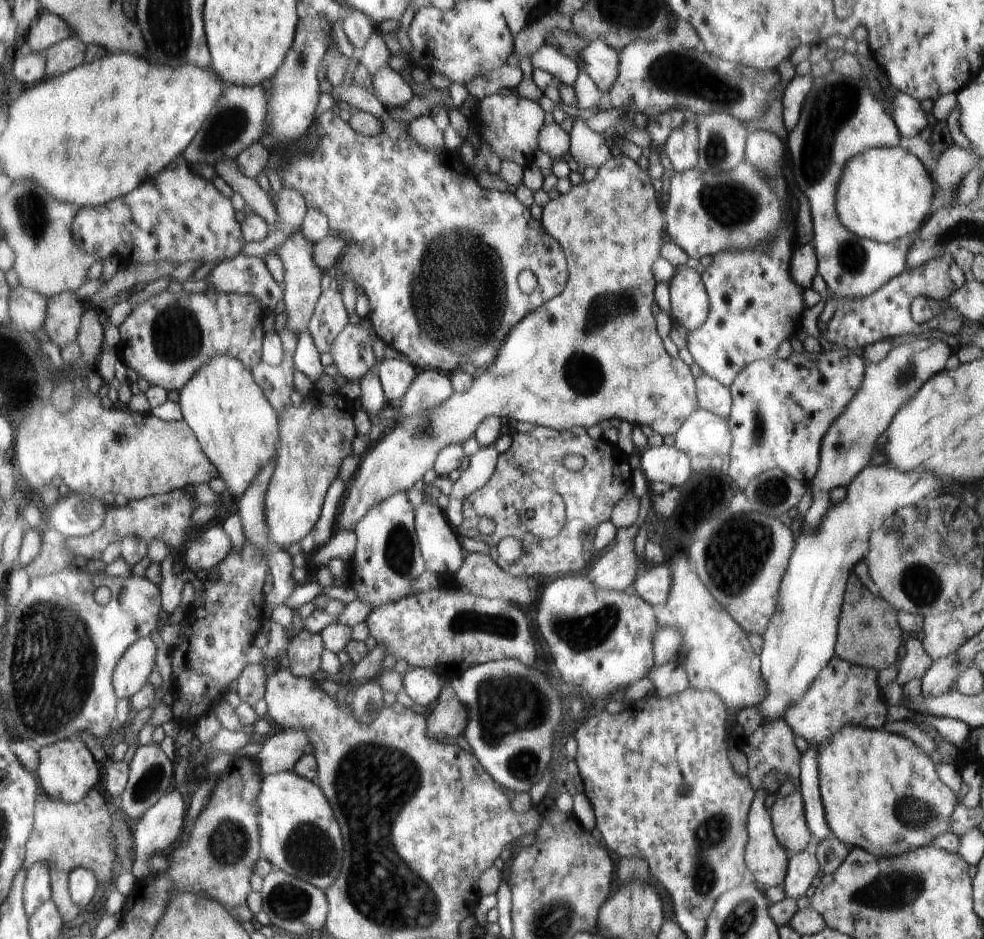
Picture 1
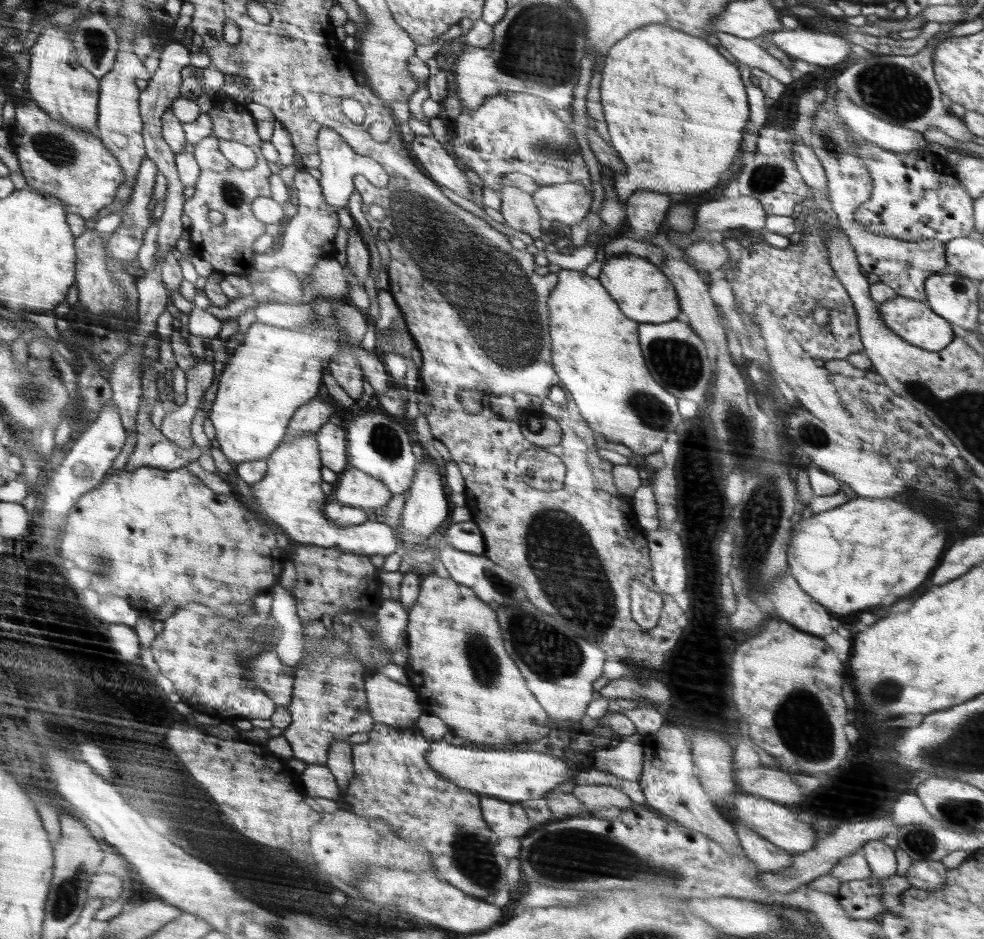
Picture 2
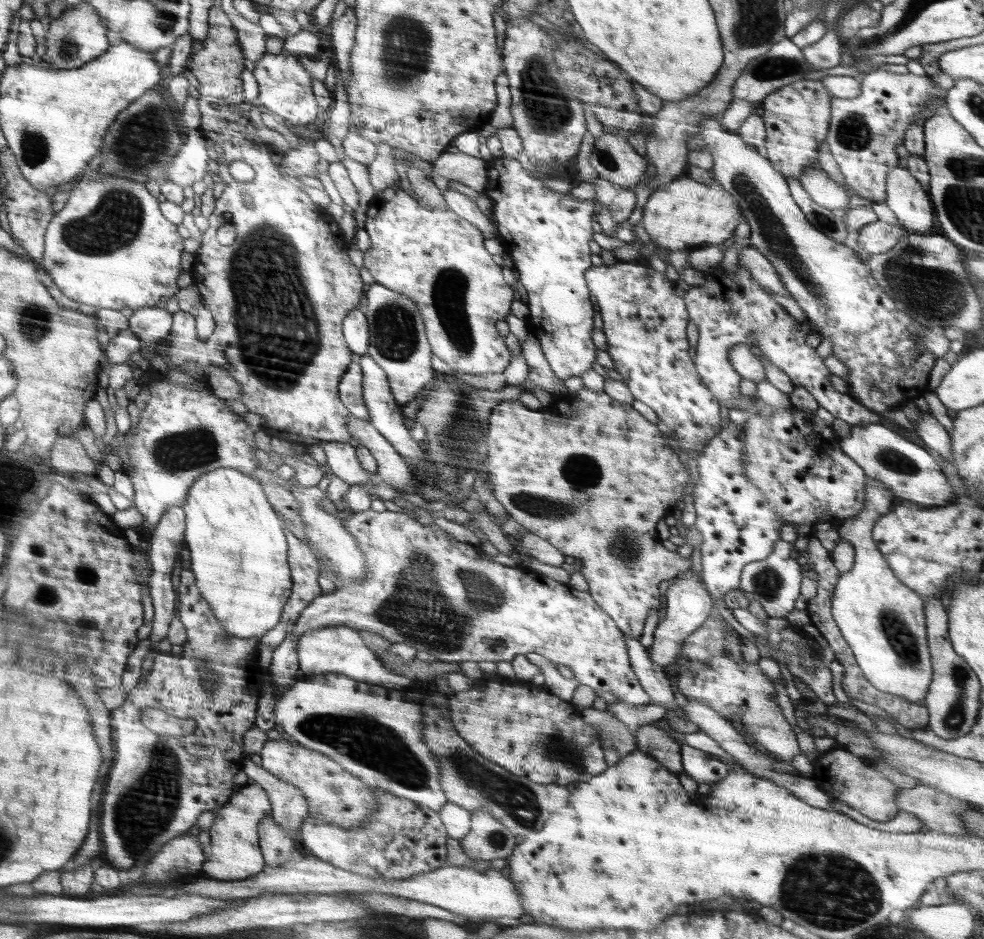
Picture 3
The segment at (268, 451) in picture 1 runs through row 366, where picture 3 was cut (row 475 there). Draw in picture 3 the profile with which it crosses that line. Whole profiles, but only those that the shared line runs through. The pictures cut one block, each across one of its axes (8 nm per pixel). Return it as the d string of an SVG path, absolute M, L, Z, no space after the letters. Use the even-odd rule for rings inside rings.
M218 469L212 473L205 474L197 484L193 486L189 501L182 507L187 512L187 537L186 543L191 550L191 560L193 562L193 571L196 573L198 586L202 588L204 598L212 604L216 616L220 618L222 624L226 626L226 630L230 635L236 638L252 638L258 640L278 624L280 614L282 614L286 600L292 592L291 570L287 562L287 538L284 536L284 527L276 510L270 506L270 502L266 498L266 494L260 486L260 481L257 478L252 478L250 475L242 474L242 471L236 469Z

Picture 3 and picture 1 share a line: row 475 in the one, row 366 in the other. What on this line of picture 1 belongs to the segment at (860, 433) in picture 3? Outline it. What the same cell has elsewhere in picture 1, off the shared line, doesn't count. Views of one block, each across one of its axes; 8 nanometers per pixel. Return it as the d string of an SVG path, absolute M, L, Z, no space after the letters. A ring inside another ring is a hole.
M917 339L914 342L893 348L881 362L874 363L866 361L864 380L862 380L862 384L860 384L860 390L858 390L856 396L850 400L850 404L846 406L845 411L834 420L828 434L823 440L822 472L817 471L814 484L811 484L810 488L813 494L813 501L808 509L808 514L806 514L808 528L814 528L814 526L826 516L826 512L828 512L828 508L830 508L830 490L832 490L832 488L840 488L840 486L847 488L850 482L853 482L856 476L864 470L866 464L868 464L868 460L872 458L872 454L874 454L874 450L876 450L878 438L892 426L893 419L896 418L897 412L917 394L926 382L932 379L932 376L936 376L940 370L944 370L944 366L946 366L946 362L948 362L948 356L950 356L950 348L946 346L946 342L941 340L937 341L936 339Z

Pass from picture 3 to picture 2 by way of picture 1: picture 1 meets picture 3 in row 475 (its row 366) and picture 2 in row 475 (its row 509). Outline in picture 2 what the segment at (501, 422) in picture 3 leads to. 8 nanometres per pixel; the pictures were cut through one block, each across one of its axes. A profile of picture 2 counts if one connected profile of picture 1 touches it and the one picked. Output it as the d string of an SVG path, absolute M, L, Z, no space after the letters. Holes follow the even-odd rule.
M354 467L340 473L334 484L334 493L334 500L339 503L363 509L382 508L393 496L393 491L385 482Z

